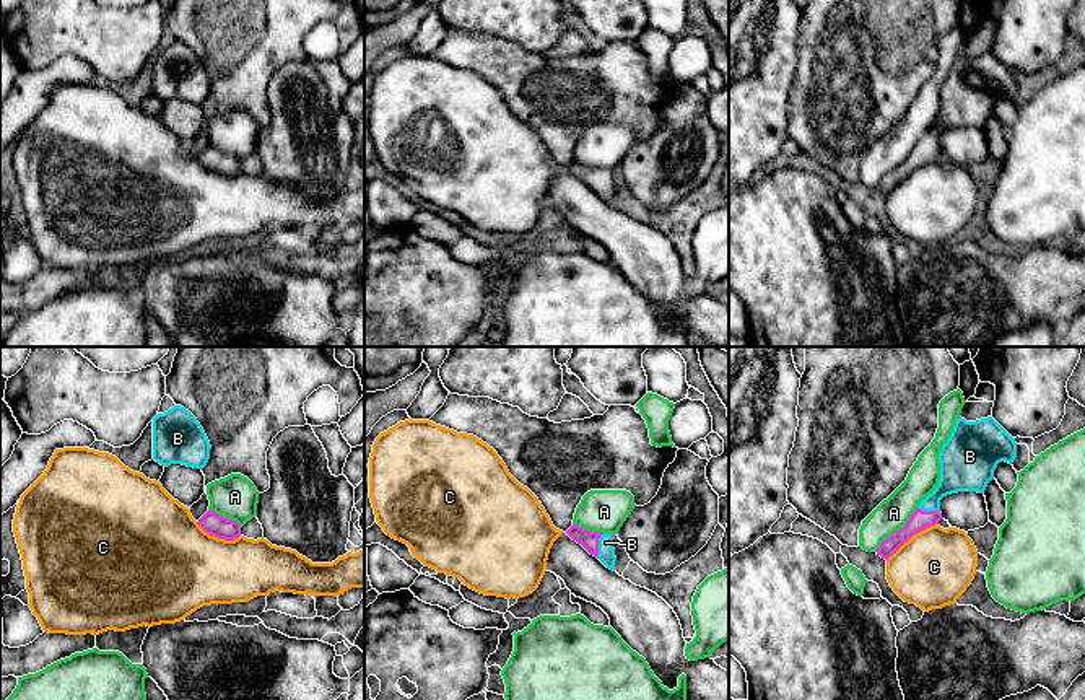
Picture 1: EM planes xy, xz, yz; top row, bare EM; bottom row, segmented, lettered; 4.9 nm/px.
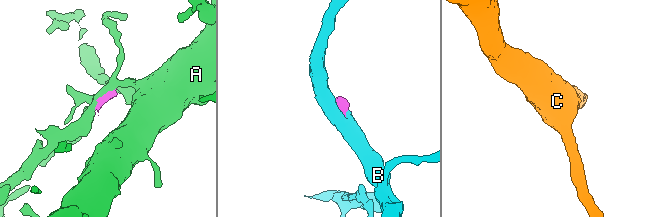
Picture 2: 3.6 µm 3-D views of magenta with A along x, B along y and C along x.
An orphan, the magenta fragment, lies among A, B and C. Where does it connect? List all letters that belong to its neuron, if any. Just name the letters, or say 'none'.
B

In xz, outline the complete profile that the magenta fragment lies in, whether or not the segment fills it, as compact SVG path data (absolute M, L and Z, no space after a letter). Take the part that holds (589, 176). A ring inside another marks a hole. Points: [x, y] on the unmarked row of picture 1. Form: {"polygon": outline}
{"polygon": "M573 160L566 169L581 179L590 190L597 192L607 203L615 207L615 169L590 168Z"}

